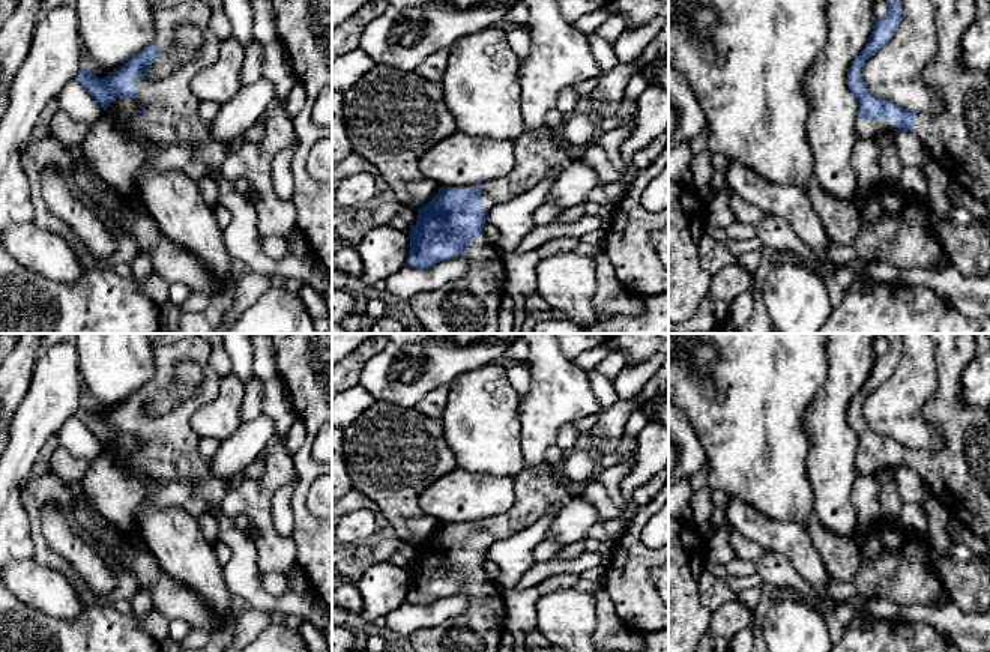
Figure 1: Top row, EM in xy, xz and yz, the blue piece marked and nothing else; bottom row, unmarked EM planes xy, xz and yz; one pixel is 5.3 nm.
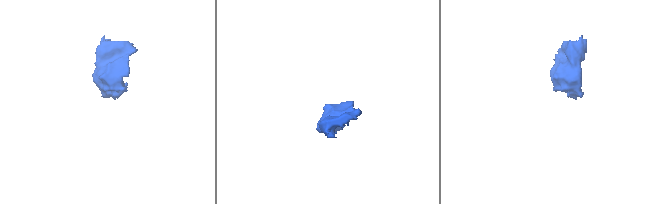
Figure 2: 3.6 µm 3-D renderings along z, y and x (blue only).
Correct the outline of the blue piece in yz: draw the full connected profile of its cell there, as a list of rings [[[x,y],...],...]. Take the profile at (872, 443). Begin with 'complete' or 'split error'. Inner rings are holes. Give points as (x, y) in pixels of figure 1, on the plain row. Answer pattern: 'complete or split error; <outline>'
split error; [[[883,334],[889,347],[885,355],[876,355],[865,385],[847,407],[847,421],[859,439],[856,470],[874,476],[882,469],[915,469],[931,497],[940,500],[952,517],[969,527],[976,536],[990,536],[990,413],[984,407],[964,406],[960,400],[961,374],[976,355],[975,334],[928,334],[934,343],[937,368],[937,392],[925,404],[924,418],[936,422],[943,436],[939,449],[910,448],[901,442],[877,434],[864,419],[865,398],[883,385],[895,371],[903,353],[901,334]]]

